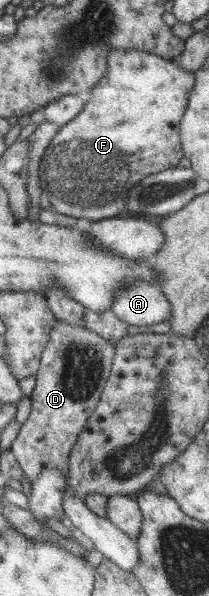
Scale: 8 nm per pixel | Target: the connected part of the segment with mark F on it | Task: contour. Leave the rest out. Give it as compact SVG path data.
M131 48L109 50L103 78L84 95L79 114L59 127L41 156L41 188L51 194L50 211L77 218L75 228L84 233L91 221L124 215L128 191L137 182L151 174L175 168L183 158L179 125L193 88L193 79L193 72L181 70L175 58L161 58Z

